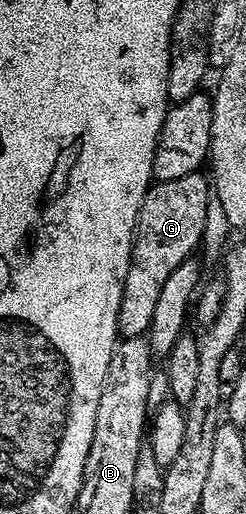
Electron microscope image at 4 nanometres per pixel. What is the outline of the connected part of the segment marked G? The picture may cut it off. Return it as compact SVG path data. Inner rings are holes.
M203 171L186 174L186 178L161 180L149 187L138 214L132 261L124 279L124 297L118 310L121 337L144 336L147 333L166 278L170 278L176 267L201 247L209 199L210 180Z

